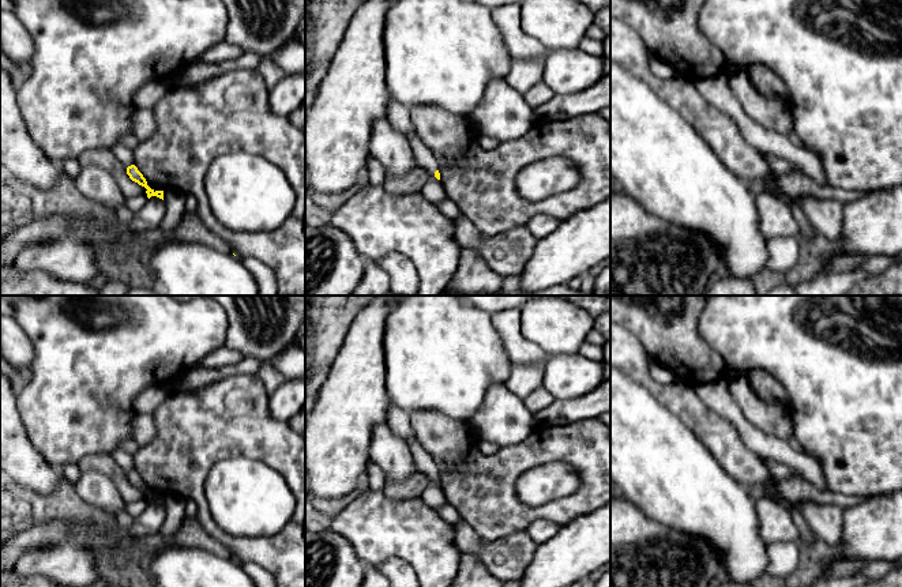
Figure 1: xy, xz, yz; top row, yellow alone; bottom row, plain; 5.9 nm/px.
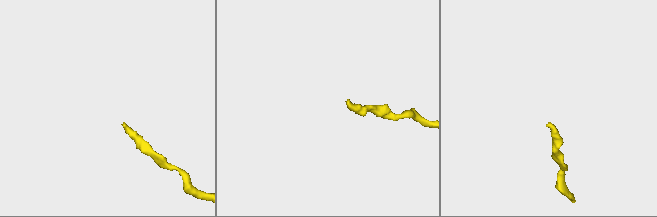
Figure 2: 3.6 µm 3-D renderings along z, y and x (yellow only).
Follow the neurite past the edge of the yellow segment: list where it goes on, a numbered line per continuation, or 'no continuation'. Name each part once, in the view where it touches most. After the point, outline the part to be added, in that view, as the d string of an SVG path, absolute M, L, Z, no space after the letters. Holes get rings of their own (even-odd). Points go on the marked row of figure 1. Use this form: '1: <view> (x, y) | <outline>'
1: xz (424, 157) | M416 131L411 132L407 139L416 165L424 168L431 176L435 176L435 172L439 170L439 165L432 150L422 142Z

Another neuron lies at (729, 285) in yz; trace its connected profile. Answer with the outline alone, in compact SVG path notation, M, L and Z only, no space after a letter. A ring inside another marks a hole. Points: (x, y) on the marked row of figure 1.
M725 276L707 287L702 296L758 296L749 279Z

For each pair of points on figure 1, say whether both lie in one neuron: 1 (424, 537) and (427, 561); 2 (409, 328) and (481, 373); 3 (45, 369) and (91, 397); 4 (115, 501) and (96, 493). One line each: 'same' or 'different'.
1: same
2: same
3: same
4: same

